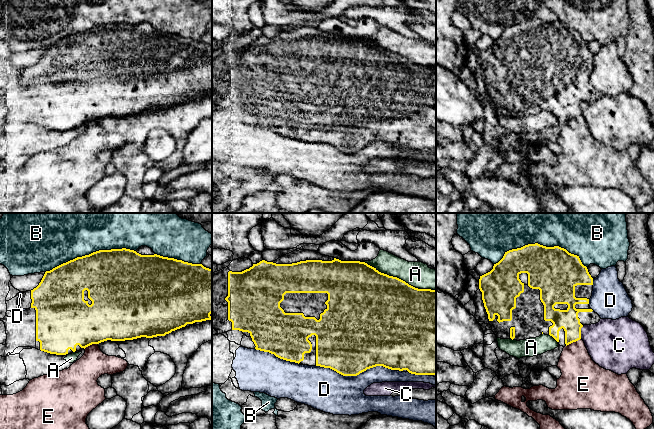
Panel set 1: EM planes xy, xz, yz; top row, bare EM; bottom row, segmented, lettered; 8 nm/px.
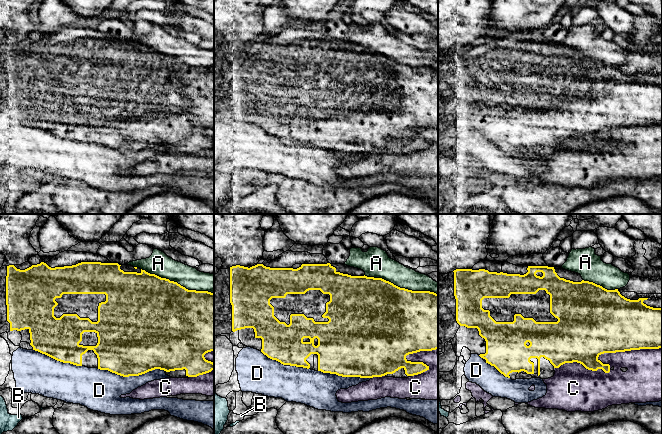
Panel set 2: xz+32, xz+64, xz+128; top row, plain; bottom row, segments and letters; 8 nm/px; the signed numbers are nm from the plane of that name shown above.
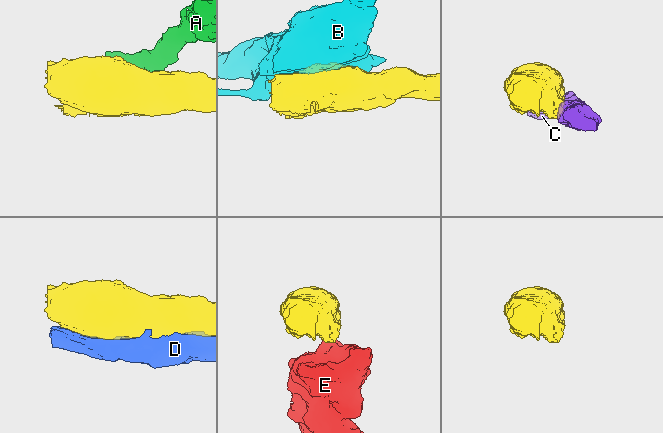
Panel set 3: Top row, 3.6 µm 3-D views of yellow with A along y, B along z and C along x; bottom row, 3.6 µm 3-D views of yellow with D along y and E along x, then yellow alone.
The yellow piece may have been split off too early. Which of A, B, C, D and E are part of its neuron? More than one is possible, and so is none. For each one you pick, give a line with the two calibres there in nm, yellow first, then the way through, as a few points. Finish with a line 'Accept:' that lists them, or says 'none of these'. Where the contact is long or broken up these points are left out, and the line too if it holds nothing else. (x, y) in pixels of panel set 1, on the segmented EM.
Accept: none of these

